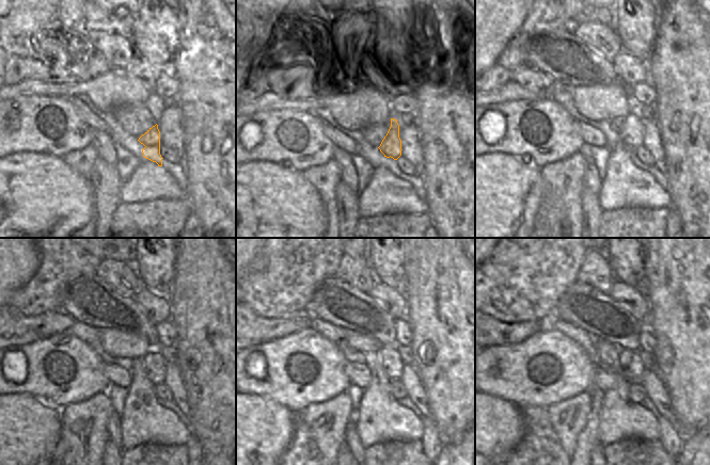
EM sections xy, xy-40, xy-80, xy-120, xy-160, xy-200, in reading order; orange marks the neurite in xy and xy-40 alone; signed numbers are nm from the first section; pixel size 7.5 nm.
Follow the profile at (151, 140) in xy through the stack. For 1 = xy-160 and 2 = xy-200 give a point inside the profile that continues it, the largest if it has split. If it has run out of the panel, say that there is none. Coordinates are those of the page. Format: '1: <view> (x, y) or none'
1: xy-160 (392, 363)
2: xy-200 (632, 368)

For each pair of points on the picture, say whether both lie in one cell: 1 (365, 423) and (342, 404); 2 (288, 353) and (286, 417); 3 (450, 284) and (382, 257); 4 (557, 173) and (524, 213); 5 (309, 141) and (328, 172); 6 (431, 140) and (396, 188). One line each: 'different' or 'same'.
1: different
2: different
3: different
4: different
5: different
6: different

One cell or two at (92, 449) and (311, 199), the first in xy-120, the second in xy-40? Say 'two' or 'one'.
two

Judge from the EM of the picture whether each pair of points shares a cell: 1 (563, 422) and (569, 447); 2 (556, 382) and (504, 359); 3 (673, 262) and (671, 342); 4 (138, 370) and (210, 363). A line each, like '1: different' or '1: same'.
1: same
2: same
3: same
4: different

